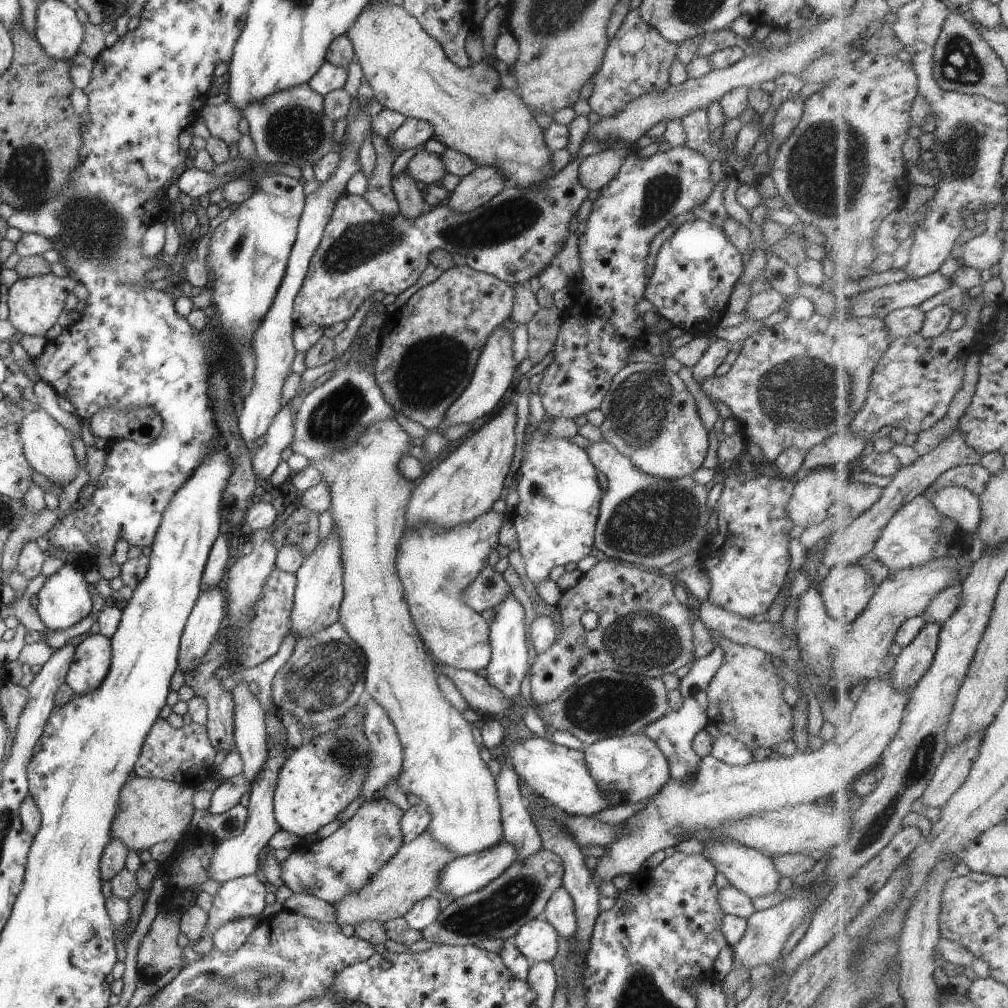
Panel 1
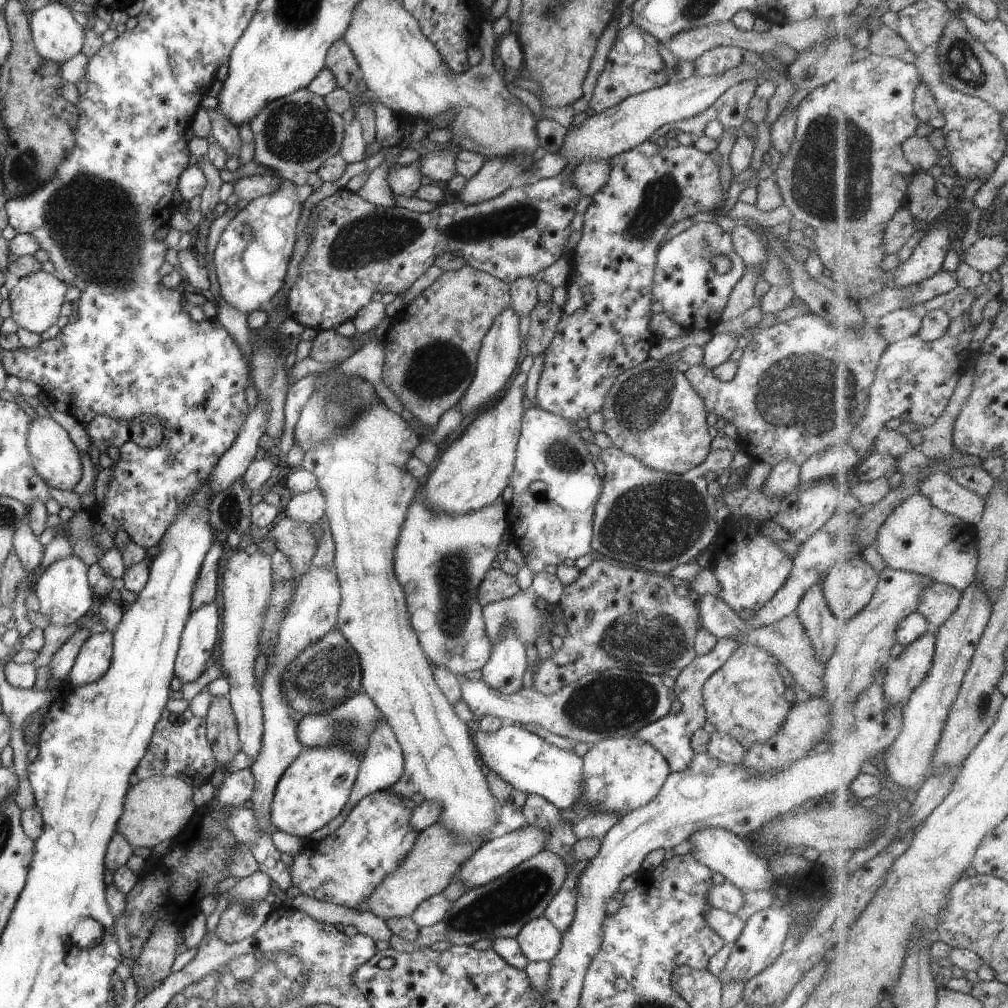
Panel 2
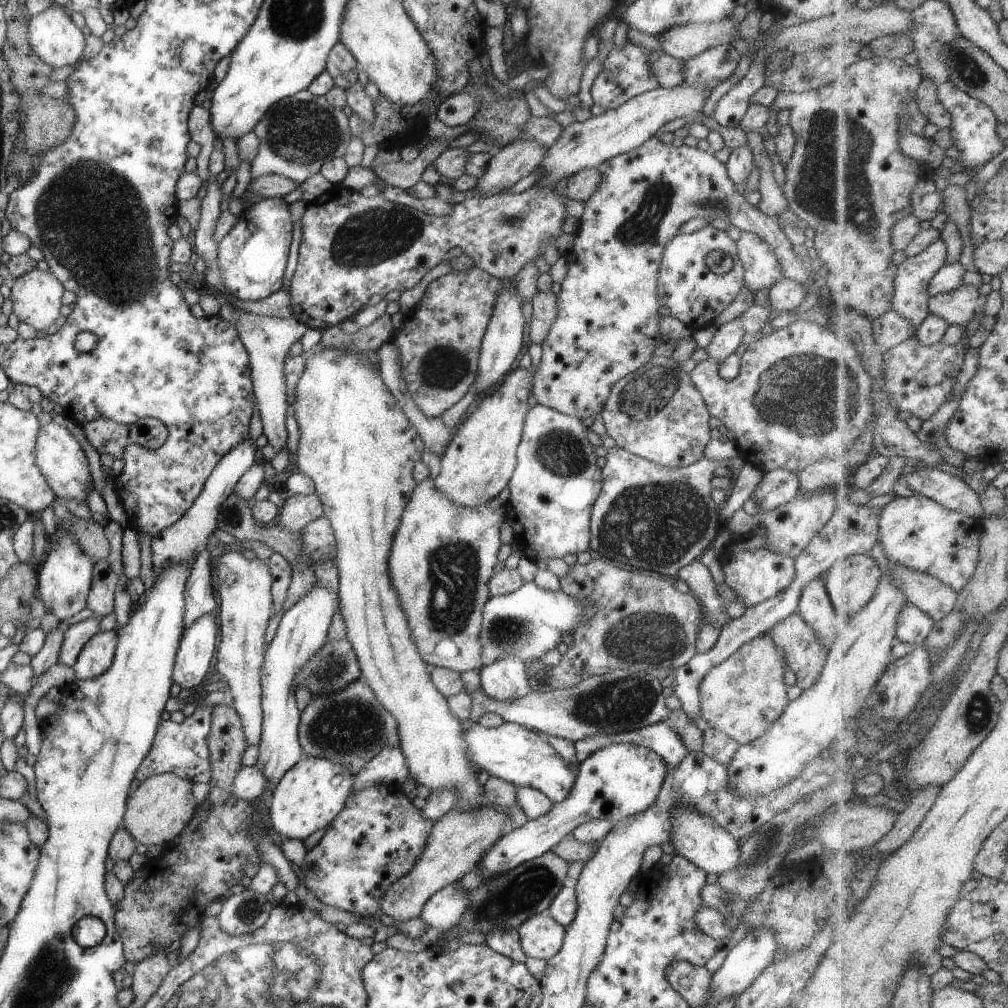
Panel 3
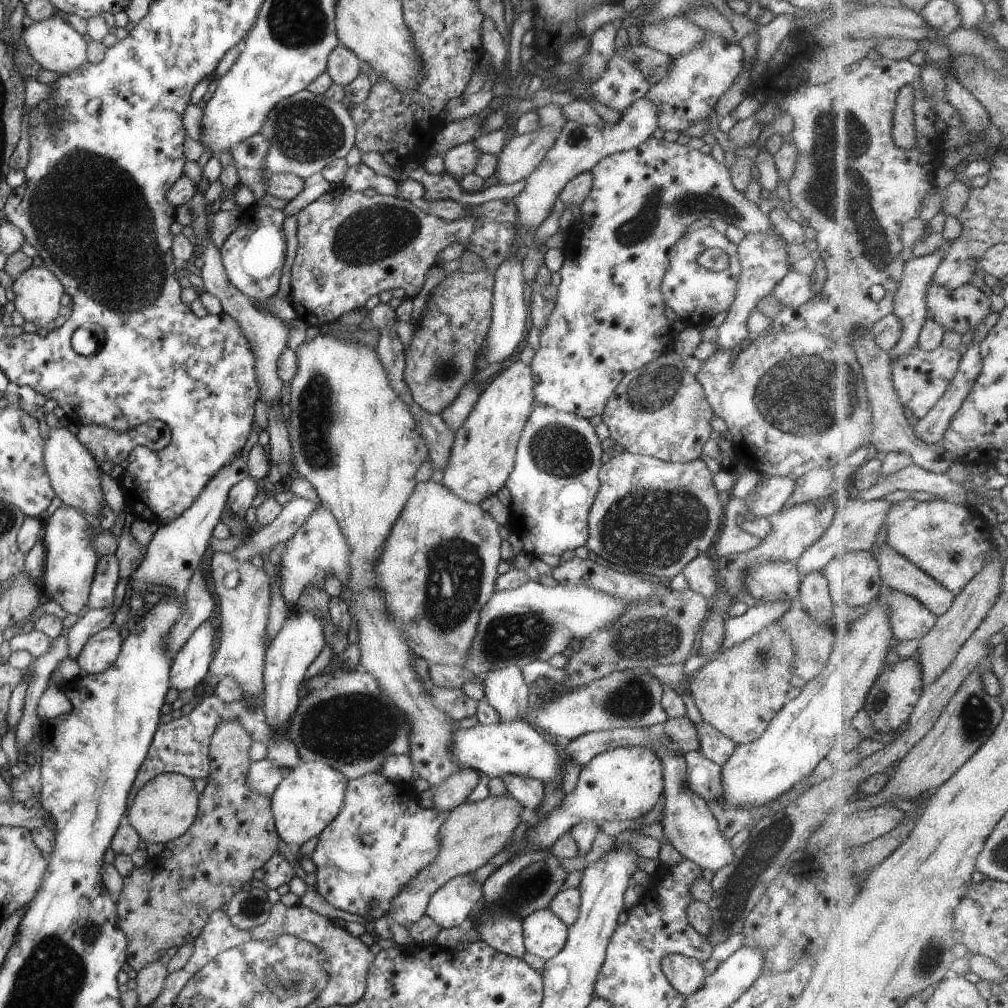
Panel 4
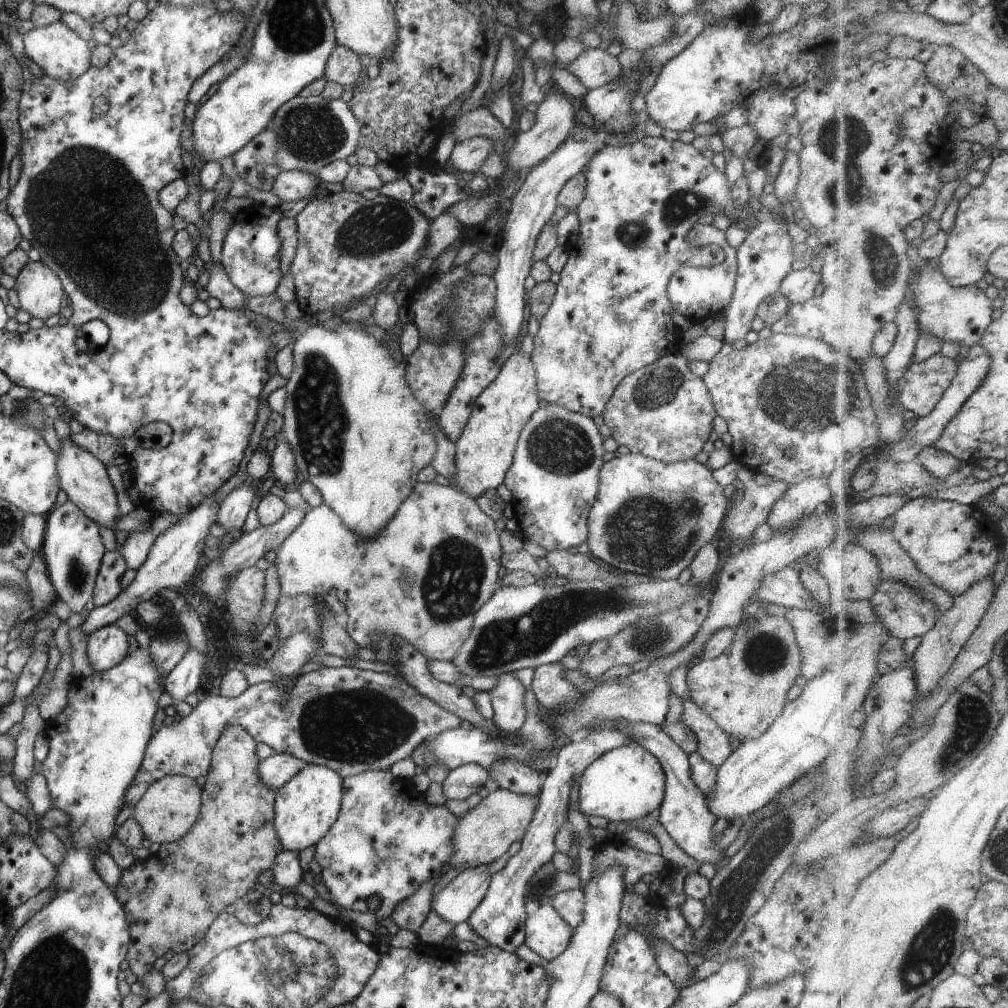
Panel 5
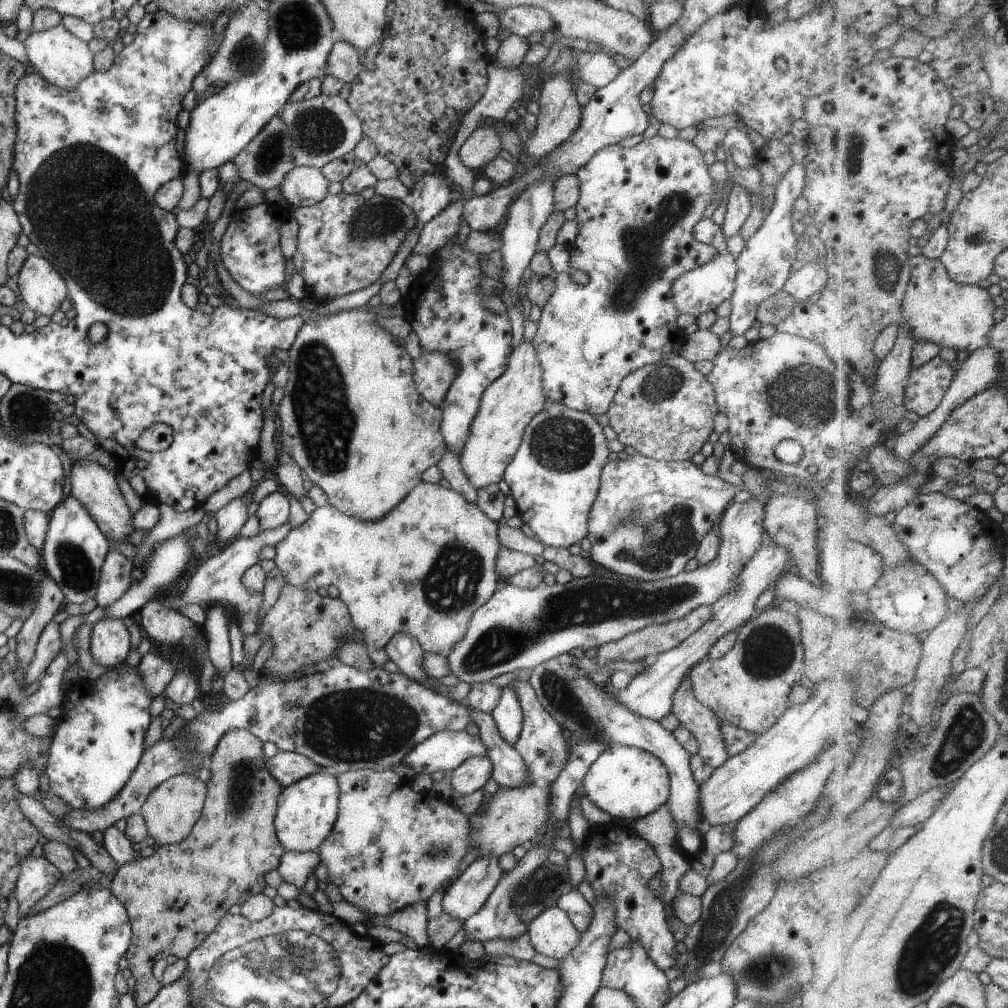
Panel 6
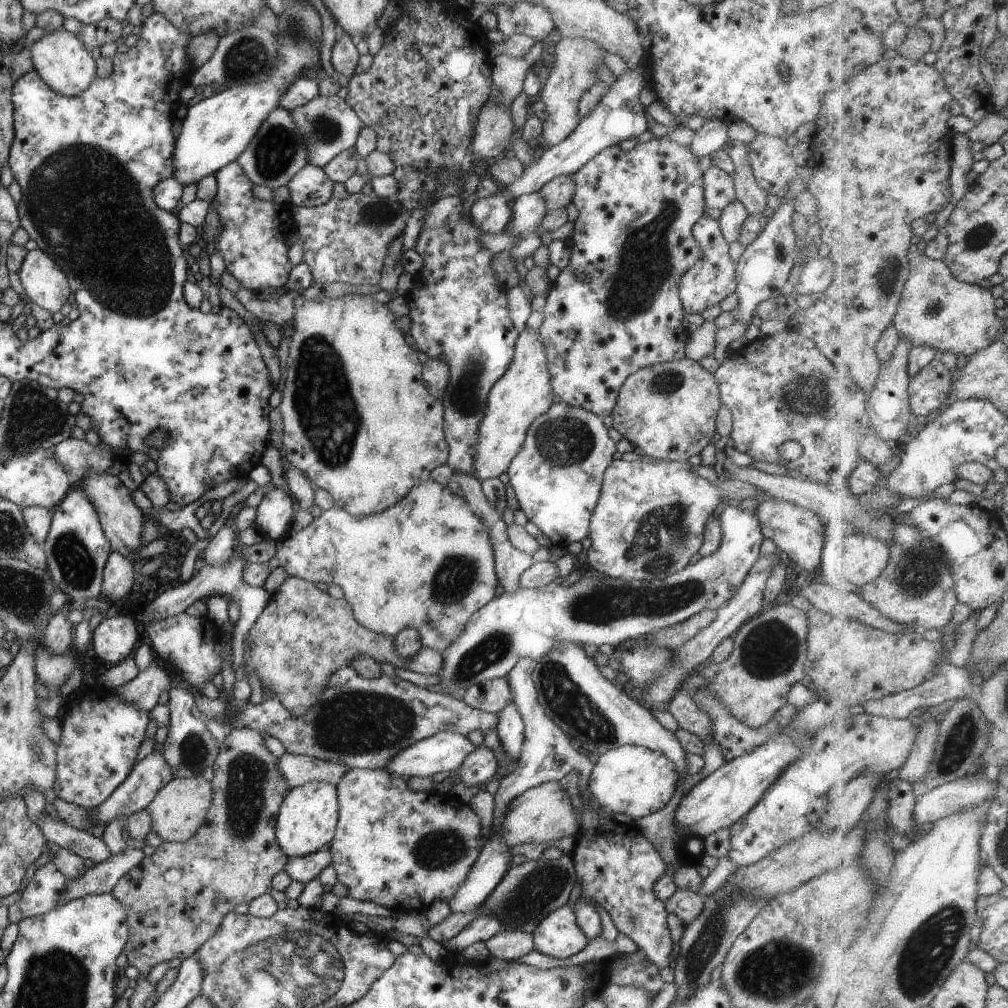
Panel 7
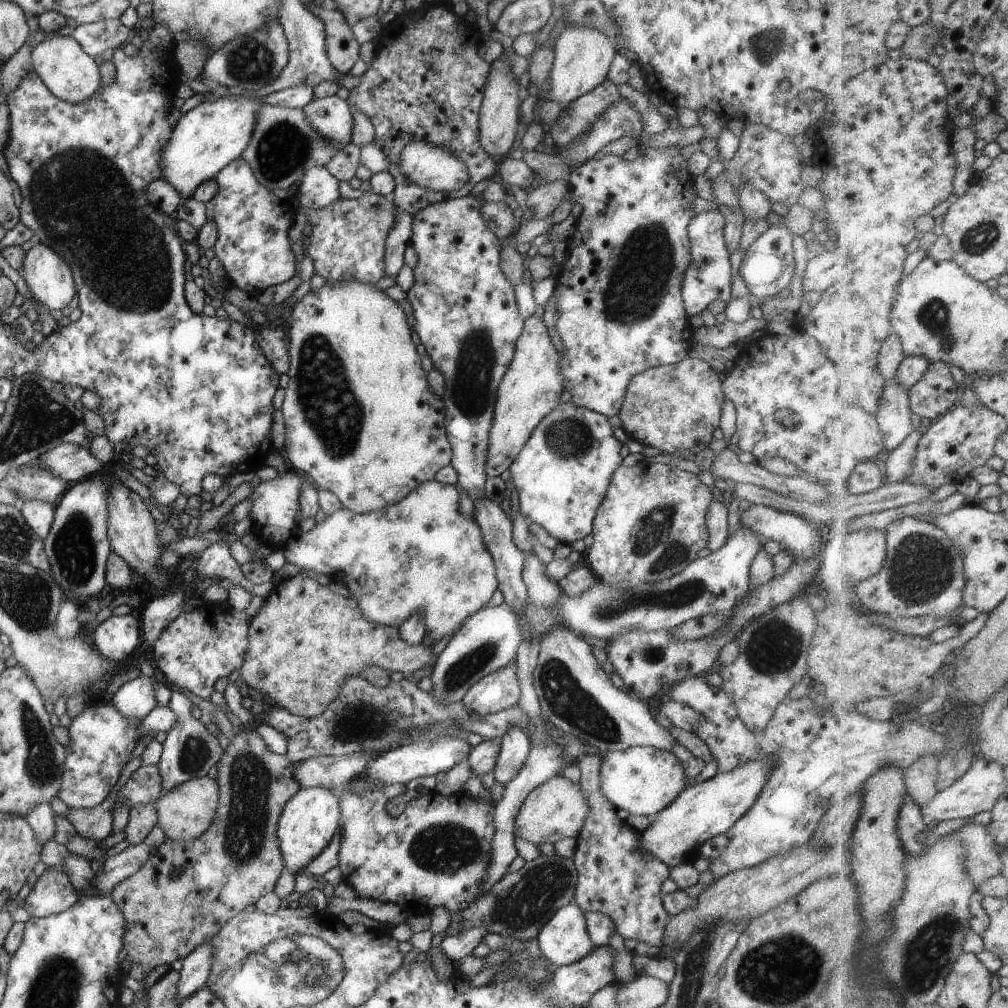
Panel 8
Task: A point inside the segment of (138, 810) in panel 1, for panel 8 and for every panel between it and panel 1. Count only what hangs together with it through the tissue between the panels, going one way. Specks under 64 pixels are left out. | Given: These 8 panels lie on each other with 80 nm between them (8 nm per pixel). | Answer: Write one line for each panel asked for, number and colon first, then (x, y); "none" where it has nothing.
2: (157, 808)
3: (158, 810)
4: (163, 808)
5: (168, 808)
6: (170, 810)
7: (178, 809)
8: (183, 813)

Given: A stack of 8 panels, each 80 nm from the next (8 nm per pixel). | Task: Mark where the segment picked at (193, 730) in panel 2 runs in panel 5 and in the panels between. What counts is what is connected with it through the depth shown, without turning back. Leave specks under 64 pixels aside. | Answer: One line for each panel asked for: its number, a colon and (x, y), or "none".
3: (180, 748)
4: (180, 746)
5: (349, 720)

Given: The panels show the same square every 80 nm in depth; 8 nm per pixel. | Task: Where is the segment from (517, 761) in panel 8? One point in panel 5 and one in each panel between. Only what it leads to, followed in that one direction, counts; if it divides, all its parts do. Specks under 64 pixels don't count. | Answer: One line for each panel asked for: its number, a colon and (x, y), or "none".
5: (506, 697)
6: (507, 714)
7: (510, 727)

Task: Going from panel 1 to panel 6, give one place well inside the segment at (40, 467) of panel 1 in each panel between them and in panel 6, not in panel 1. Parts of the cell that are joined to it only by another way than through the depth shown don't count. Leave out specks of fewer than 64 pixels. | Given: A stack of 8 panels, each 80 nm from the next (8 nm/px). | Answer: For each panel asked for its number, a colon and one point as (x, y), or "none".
2: (54, 457)
3: (61, 461)
4: (74, 474)
5: (81, 476)
6: (95, 488)

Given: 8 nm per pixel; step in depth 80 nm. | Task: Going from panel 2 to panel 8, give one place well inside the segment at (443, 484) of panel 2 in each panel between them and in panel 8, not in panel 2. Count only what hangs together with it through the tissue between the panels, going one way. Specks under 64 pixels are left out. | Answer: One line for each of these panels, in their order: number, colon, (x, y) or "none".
3: (476, 464)
4: (482, 454)
5: (484, 451)
6: (506, 406)
7: (524, 391)
8: (530, 388)

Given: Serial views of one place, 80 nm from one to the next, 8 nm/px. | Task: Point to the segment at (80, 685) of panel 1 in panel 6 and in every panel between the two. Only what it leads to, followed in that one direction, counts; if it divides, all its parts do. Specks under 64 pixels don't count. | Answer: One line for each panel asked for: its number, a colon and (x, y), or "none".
2: (93, 659)
3: (93, 659)
4: (100, 649)
5: (105, 647)
6: (109, 640)

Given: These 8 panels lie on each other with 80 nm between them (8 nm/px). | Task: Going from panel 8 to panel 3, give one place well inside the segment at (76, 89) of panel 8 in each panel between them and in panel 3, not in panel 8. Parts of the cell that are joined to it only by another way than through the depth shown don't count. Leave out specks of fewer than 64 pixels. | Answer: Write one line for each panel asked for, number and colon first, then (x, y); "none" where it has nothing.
3: (54, 38)
4: (52, 42)
5: (59, 52)
6: (61, 59)
7: (59, 58)

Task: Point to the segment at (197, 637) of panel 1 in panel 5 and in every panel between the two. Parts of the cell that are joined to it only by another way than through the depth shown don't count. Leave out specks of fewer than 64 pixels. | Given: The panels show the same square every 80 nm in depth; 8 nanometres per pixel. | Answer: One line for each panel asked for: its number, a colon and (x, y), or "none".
2: (199, 634)
3: (192, 659)
4: (190, 664)
5: (184, 677)

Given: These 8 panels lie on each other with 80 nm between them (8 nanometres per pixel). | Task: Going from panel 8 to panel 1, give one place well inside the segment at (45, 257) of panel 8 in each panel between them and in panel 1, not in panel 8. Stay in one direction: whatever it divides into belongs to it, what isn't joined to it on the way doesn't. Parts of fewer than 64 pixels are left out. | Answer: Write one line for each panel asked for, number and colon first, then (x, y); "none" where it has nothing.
1: (34, 303)
2: (35, 300)
3: (35, 295)
4: (35, 292)
5: (37, 291)
6: (41, 288)
7: (45, 284)

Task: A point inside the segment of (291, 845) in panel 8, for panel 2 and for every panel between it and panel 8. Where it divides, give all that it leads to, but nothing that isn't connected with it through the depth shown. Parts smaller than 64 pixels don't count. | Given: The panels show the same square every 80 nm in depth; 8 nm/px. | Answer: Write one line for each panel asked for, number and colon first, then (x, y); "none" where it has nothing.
2: (313, 789)
3: (306, 798)
4: (308, 797)
5: (305, 806)
6: (305, 812)
7: (306, 819)

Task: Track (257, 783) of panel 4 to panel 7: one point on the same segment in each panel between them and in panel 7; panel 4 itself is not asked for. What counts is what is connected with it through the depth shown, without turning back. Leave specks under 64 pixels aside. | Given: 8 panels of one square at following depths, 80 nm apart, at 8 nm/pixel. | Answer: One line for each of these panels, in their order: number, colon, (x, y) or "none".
5: (275, 770)
6: (285, 767)
7: (296, 769)

